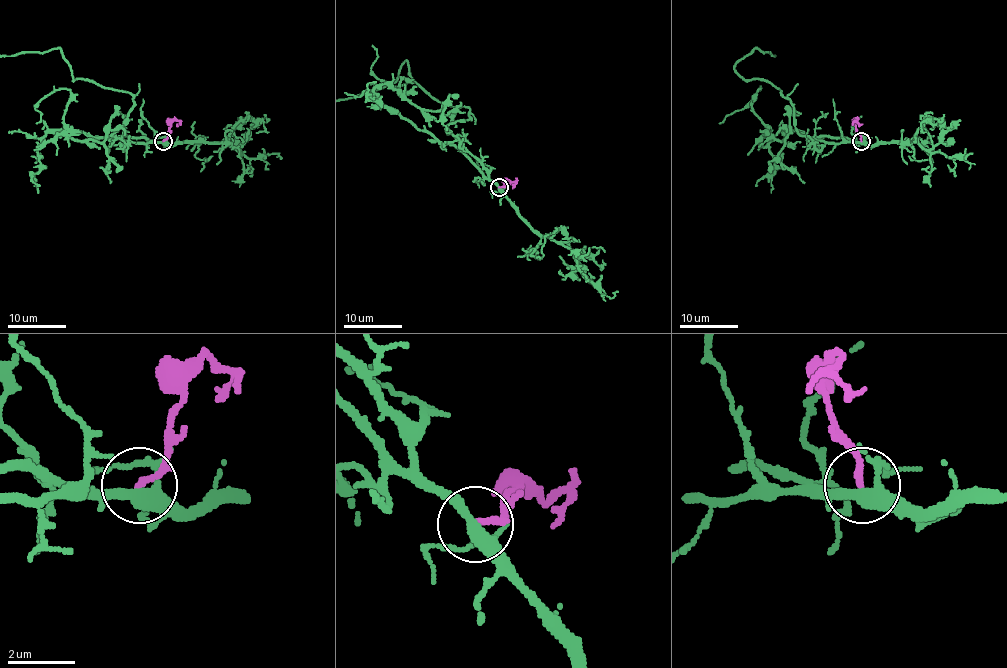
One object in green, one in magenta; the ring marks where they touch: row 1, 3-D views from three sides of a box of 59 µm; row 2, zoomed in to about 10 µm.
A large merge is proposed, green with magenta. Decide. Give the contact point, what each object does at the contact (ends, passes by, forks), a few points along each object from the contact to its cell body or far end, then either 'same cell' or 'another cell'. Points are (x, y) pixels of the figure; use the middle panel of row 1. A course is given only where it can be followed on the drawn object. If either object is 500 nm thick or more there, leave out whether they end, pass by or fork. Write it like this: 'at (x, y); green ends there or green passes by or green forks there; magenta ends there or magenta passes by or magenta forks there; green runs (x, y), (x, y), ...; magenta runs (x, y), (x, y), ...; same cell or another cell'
at (499, 187); green forks there; magenta ends there; green runs (499, 187), (448, 126), (467, 107), (433, 99), (407, 60), (378, 89); magenta runs (499, 187), (511, 181), (512, 188); another cell

